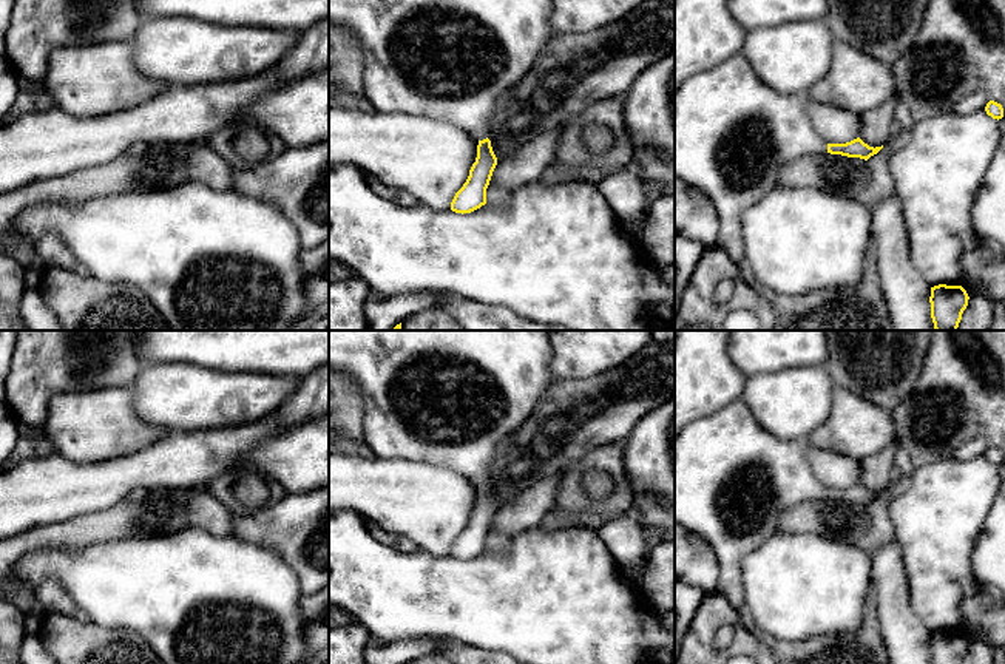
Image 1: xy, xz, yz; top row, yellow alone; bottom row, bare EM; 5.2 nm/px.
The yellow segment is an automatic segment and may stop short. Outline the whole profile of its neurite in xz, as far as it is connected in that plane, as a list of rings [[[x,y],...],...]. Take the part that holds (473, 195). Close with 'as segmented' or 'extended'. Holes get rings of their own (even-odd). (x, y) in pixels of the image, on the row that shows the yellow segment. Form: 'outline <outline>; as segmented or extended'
outline [[[329,0],[329,23],[346,28],[361,48],[364,97],[380,113],[404,113],[417,116],[429,116],[434,119],[451,122],[465,128],[477,141],[477,158],[469,170],[469,176],[463,187],[455,193],[451,210],[455,213],[471,213],[486,204],[486,188],[492,171],[497,165],[497,158],[488,139],[489,119],[494,113],[497,99],[528,74],[546,42],[556,36],[551,28],[553,0]]]; extended

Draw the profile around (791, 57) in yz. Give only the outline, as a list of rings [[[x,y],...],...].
[[[823,19],[803,20],[749,31],[741,54],[755,74],[780,94],[806,94],[827,74],[834,42]]]

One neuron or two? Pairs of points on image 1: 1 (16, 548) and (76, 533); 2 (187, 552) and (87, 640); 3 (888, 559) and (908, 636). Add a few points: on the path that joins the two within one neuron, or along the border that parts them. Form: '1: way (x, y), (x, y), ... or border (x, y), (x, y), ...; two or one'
1: way (31, 539), (60, 535); one
2: border (85, 621), (94, 626), (127, 627), (136, 632); two
3: way (889, 578), (897, 618); one

